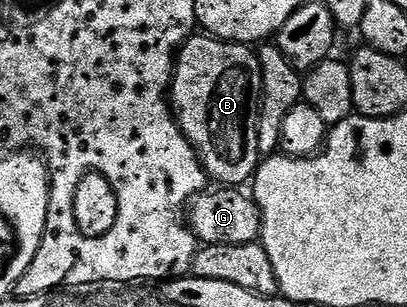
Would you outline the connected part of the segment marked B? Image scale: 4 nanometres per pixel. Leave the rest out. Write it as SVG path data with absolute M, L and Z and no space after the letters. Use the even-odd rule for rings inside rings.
M194 34L180 47L176 70L172 73L170 103L184 137L195 144L209 177L221 185L247 185L262 163L258 150L258 122L263 89L260 57L249 45L232 44L229 40L218 40L207 34Z

